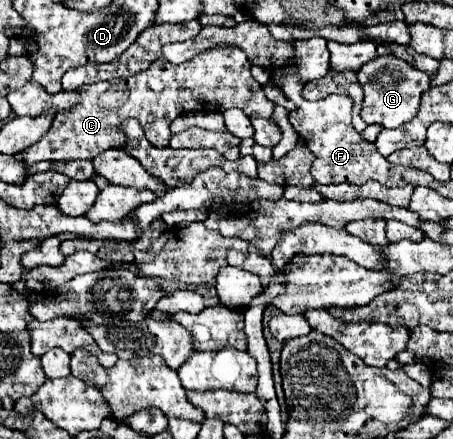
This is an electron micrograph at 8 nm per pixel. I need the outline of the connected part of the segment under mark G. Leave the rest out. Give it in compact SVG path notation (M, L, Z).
M386 54L358 70L358 82L364 90L364 104L362 104L362 120L366 124L382 124L384 128L398 128L410 122L418 114L420 96L430 88L428 76L414 66L406 64L404 60Z

